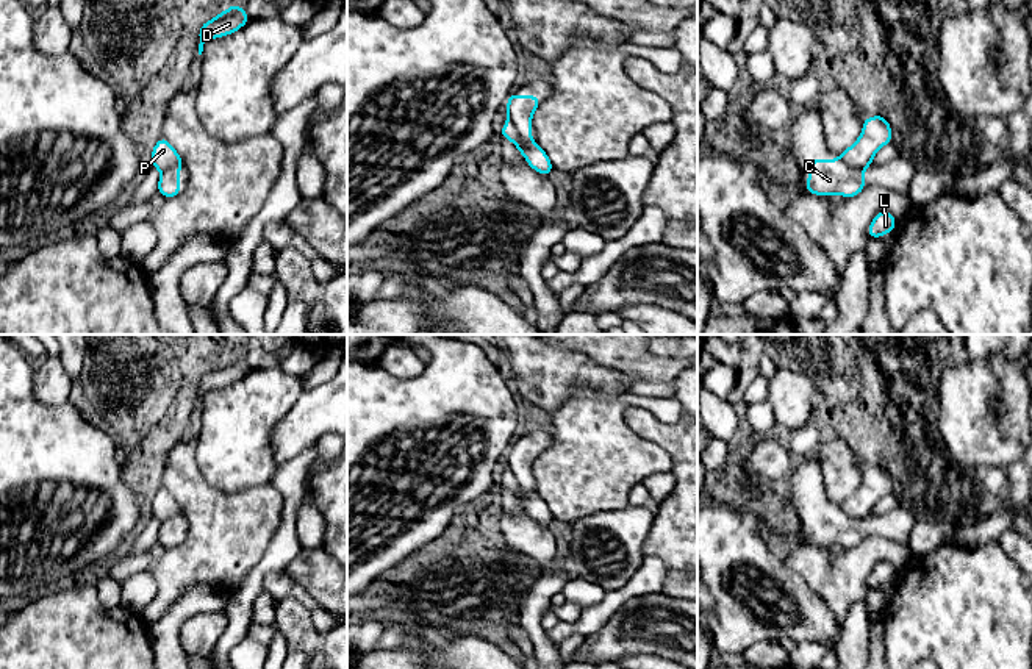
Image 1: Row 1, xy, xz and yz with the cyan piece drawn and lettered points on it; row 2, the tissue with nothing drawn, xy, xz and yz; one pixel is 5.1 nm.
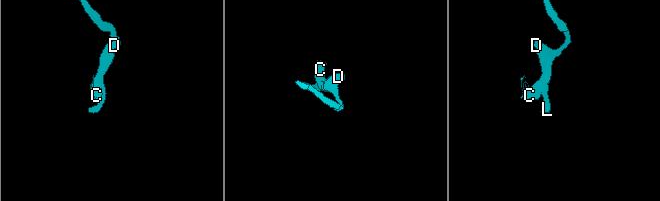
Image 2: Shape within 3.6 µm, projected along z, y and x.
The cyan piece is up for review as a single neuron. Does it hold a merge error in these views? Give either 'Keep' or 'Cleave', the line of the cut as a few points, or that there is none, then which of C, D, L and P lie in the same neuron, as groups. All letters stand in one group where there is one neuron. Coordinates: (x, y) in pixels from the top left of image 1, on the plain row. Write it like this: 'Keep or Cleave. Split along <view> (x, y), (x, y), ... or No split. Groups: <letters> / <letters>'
Cleave. Split along xz (508, 468), (518, 488), (523, 493), (529, 493). Groups: C / D L P

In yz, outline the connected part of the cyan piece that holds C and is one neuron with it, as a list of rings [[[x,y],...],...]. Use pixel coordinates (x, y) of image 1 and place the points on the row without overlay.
[[[841,508],[810,510],[804,538],[813,546],[838,544],[849,549],[865,539],[865,524],[863,519],[851,517]]]

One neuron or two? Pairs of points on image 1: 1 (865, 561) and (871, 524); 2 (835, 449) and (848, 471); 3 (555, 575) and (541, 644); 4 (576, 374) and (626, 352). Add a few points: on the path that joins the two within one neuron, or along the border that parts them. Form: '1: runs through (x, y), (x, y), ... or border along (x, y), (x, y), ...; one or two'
1: border along (865, 536), (884, 536), (906, 546); two
2: runs through (835, 454), (843, 466); one
3: runs through (541, 593), (535, 602), (535, 627); one
4: border along (574, 350), (634, 377); two

